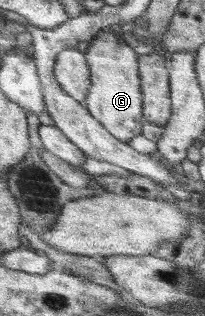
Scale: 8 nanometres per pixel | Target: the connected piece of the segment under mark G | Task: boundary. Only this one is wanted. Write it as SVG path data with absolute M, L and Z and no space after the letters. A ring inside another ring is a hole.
M117 29L107 32L101 30L90 42L86 53L93 79L91 92L85 101L88 109L119 140L131 142L133 138L143 134L143 125L147 122L144 114L141 55L125 42Z

